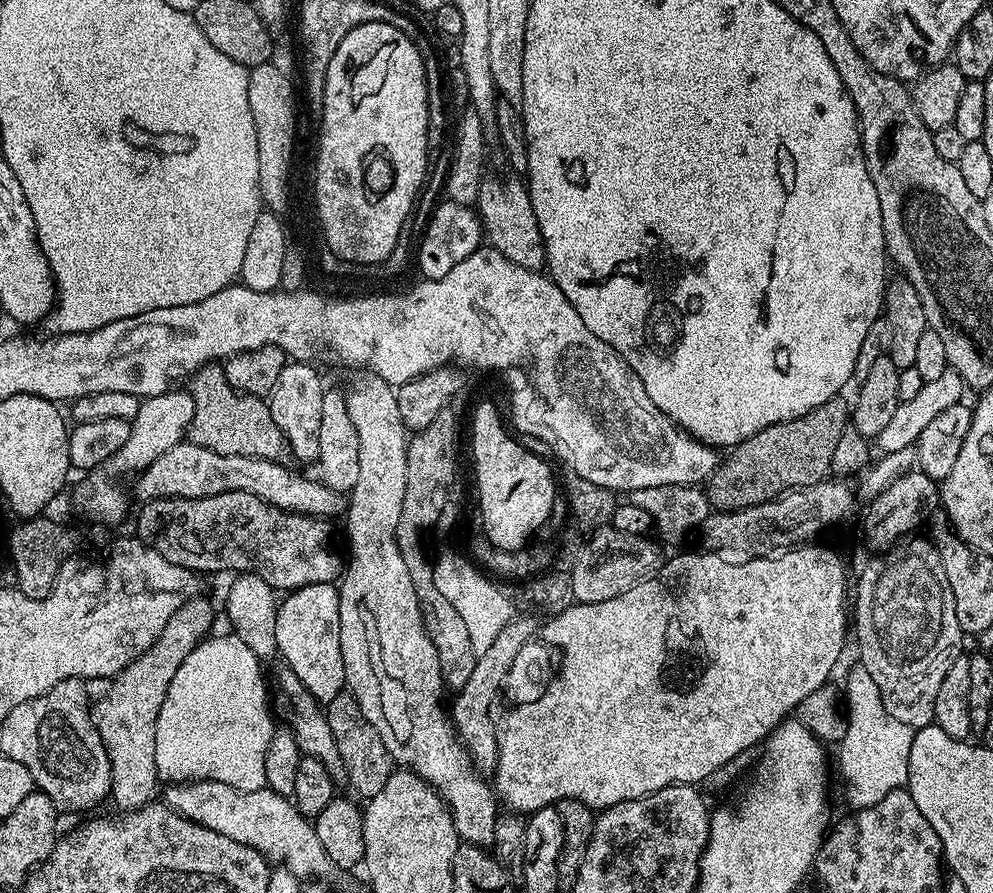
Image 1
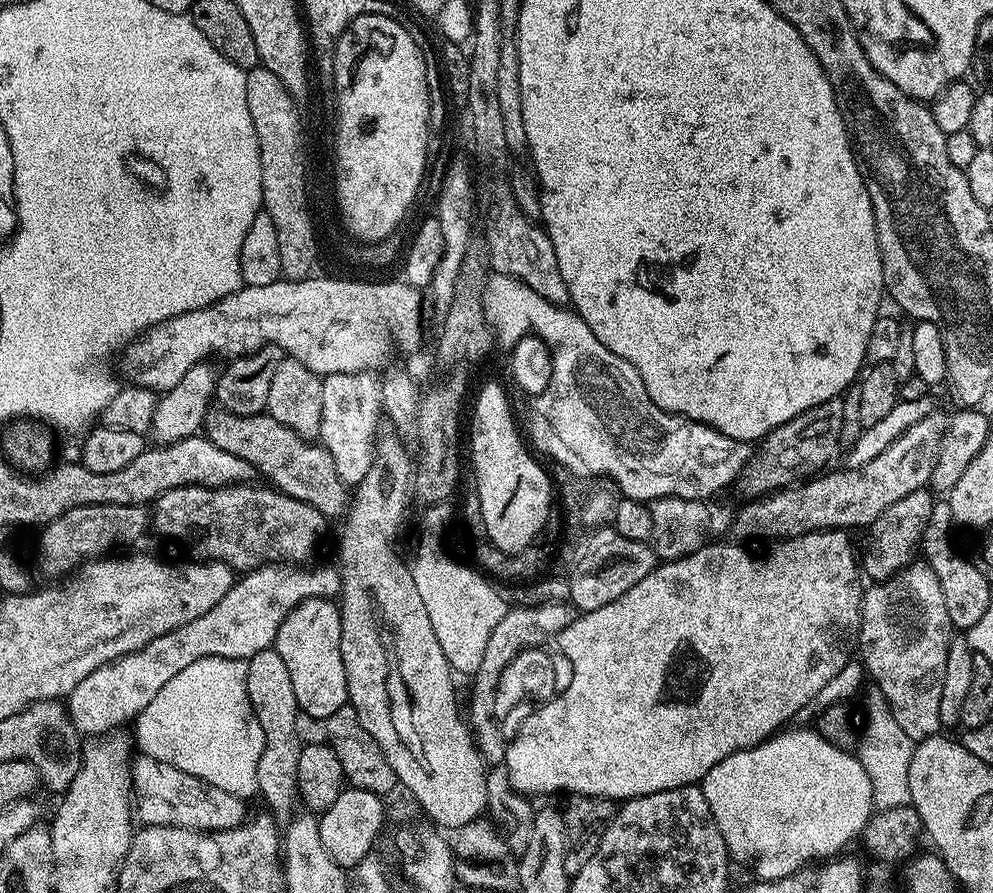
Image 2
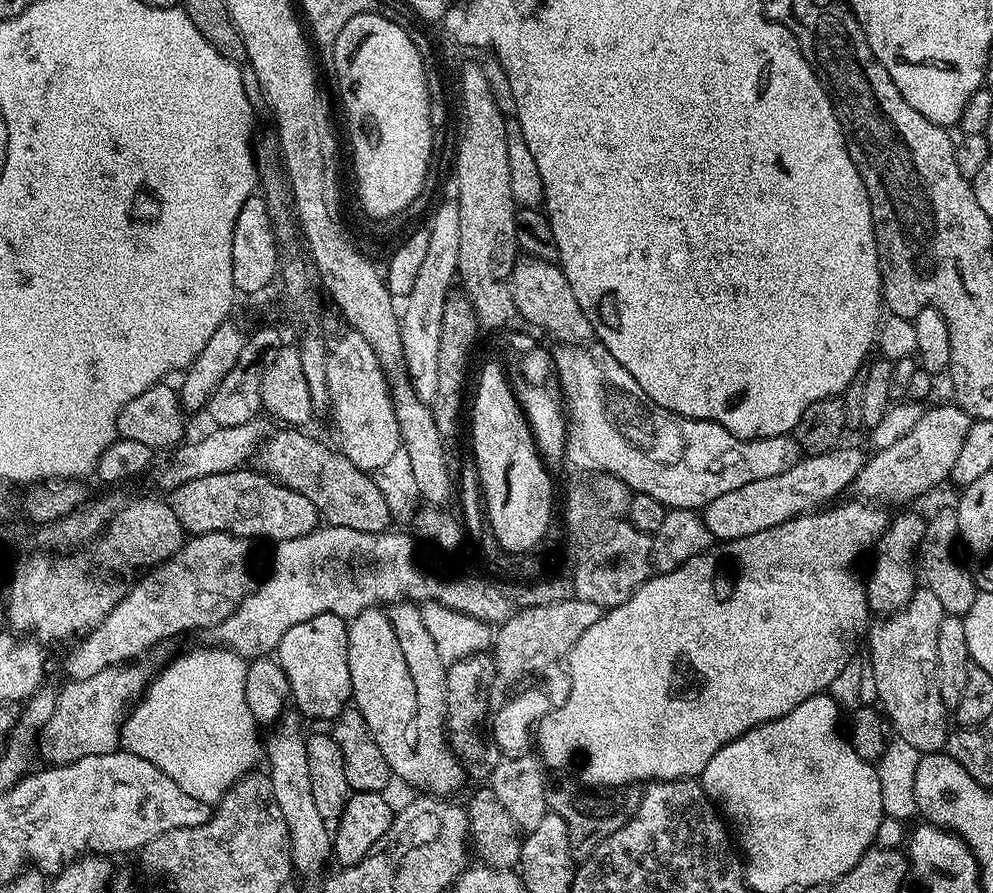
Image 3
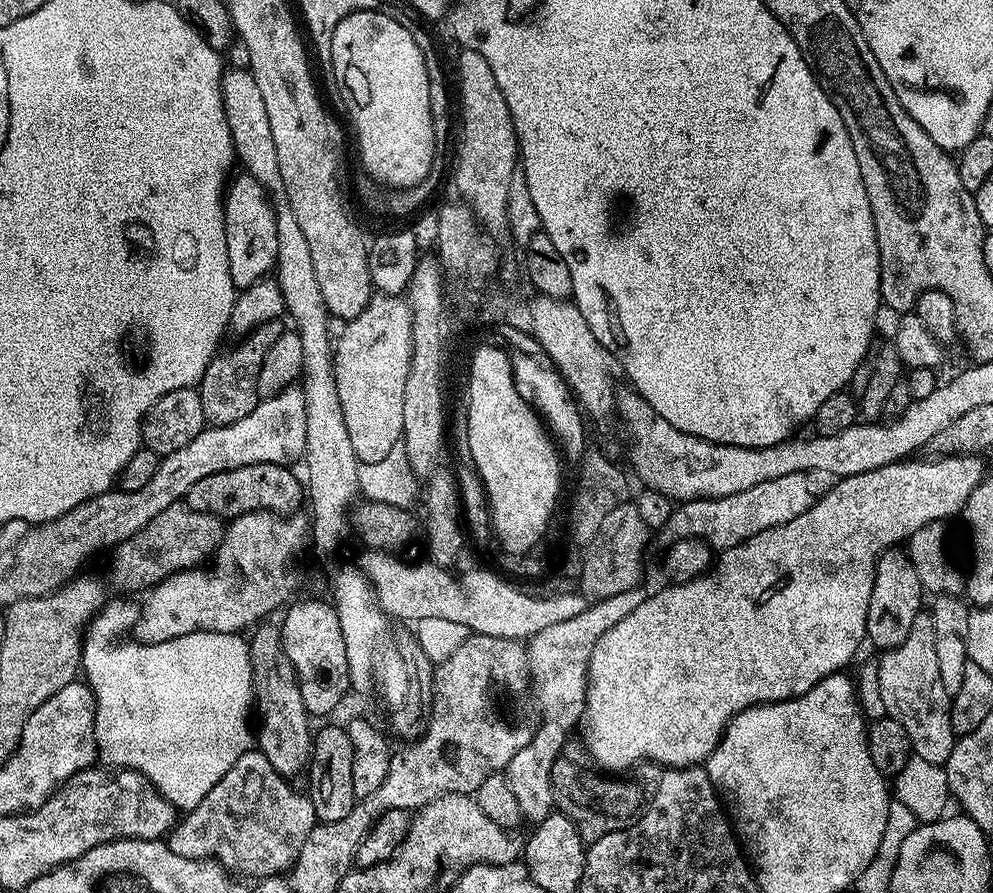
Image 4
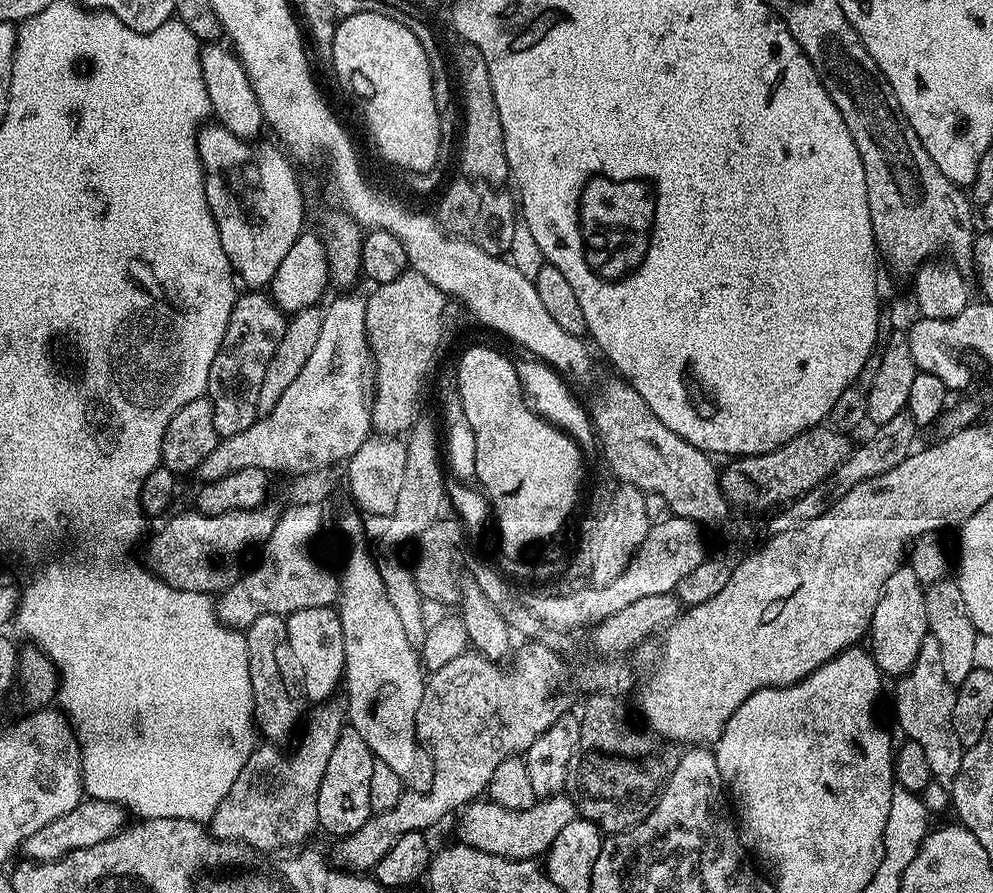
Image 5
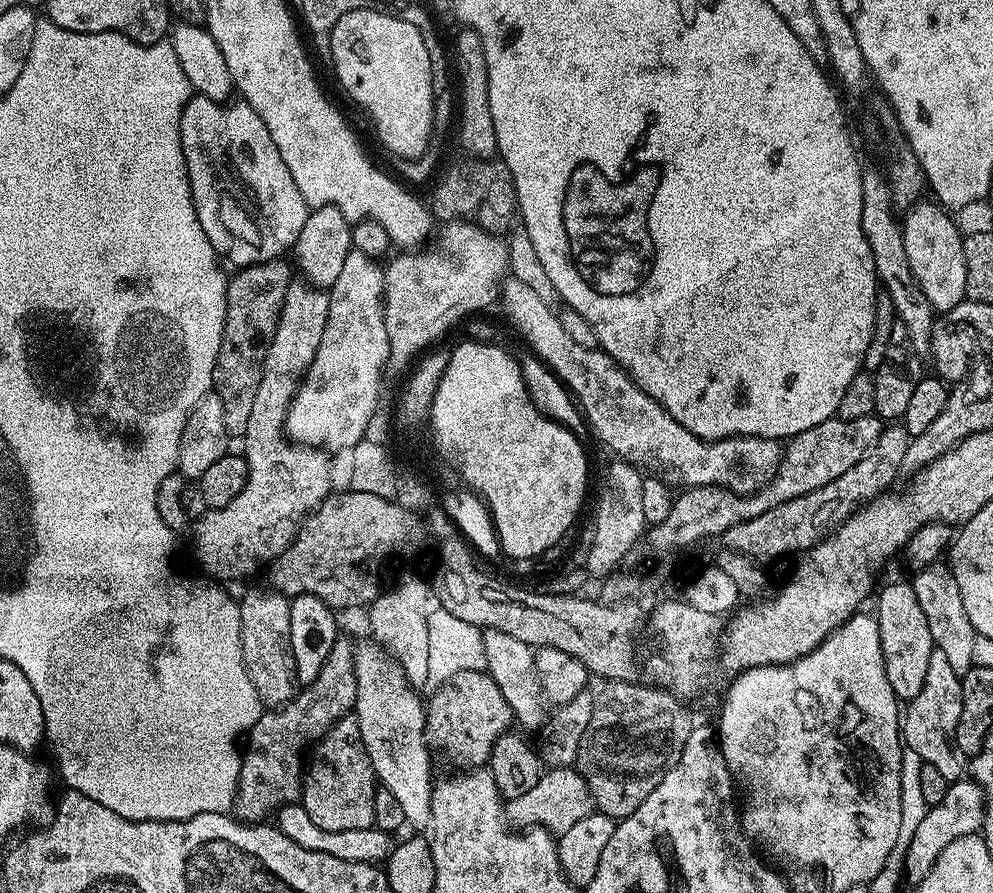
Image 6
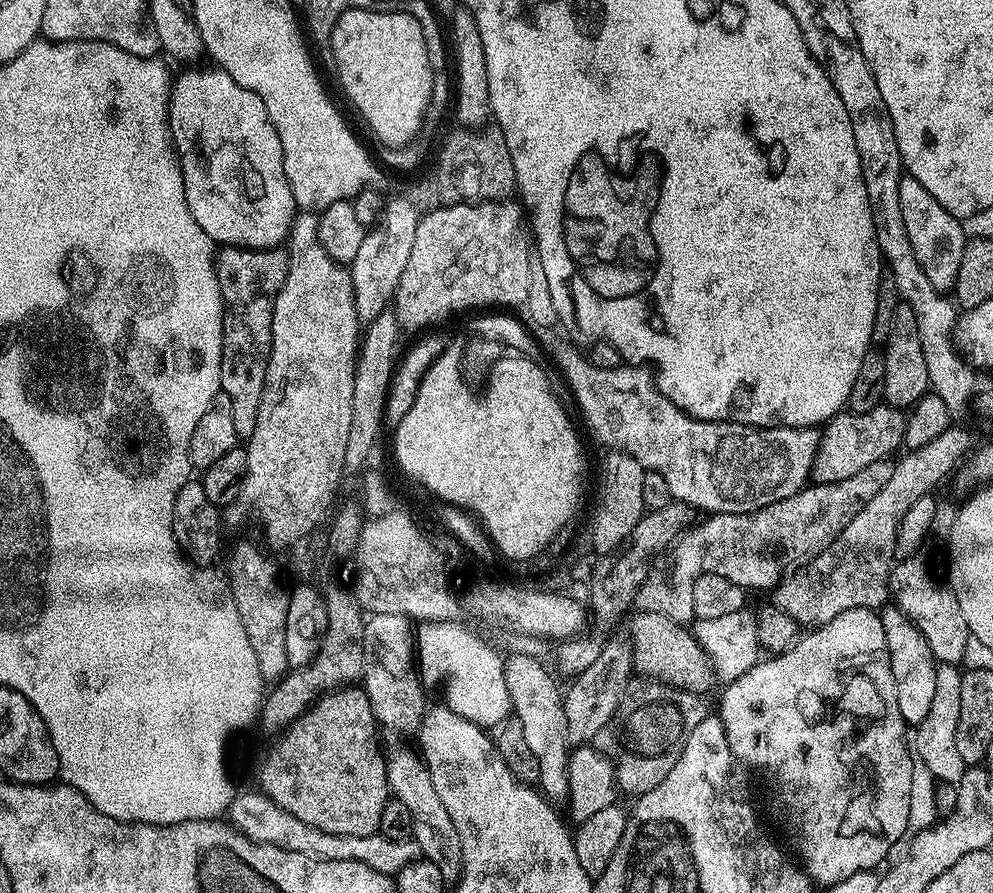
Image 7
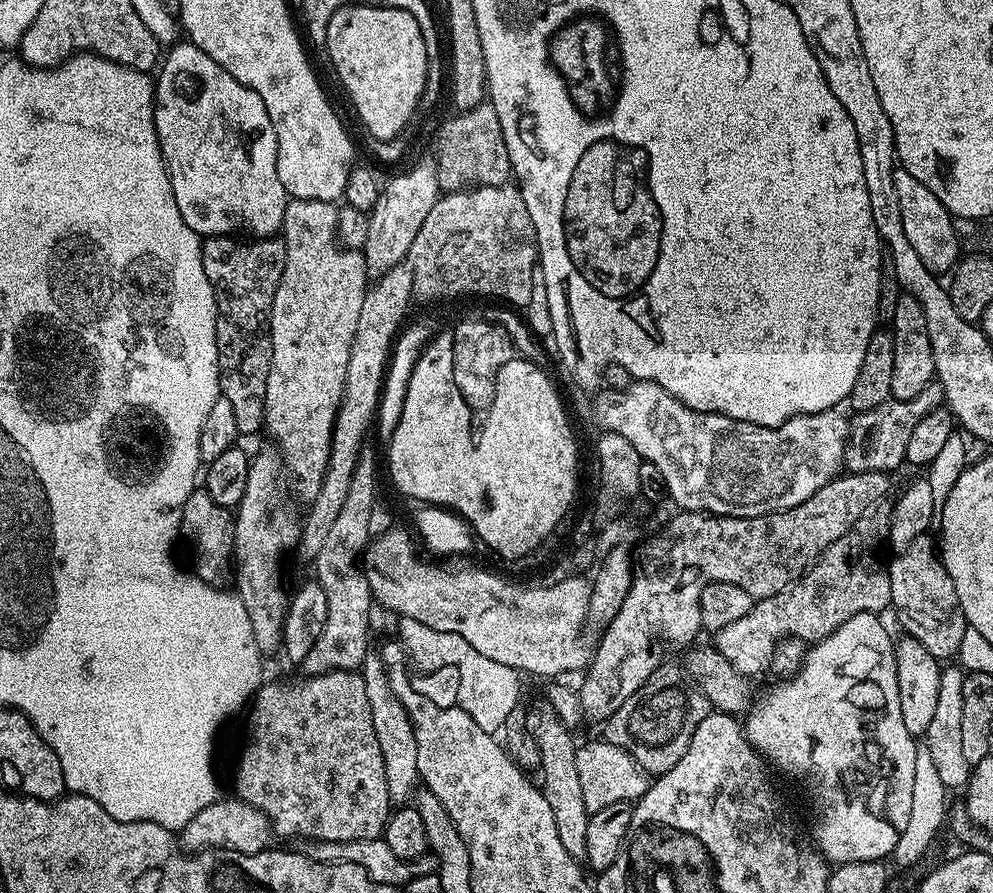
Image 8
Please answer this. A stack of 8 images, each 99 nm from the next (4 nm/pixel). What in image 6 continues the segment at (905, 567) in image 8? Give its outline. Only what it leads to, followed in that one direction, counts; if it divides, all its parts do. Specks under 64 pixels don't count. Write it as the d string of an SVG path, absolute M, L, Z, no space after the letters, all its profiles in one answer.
M937 562L915 573L910 580L914 594L926 613L926 623L930 625L930 638L935 648L946 653L951 668L958 673L966 673L974 666L974 642L976 631L970 626L970 617L966 615L966 606L962 603L962 594L958 591L958 582L947 563Z

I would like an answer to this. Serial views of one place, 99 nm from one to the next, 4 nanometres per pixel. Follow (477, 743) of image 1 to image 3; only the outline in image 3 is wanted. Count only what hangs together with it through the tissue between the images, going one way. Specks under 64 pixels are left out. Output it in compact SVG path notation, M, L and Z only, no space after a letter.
M572 599L554 602L548 606L534 606L513 611L494 632L494 659L496 676L493 678L491 699L503 701L509 695L512 680L508 676L524 676L539 668L548 668L555 660L563 661L572 651L578 638L594 626L602 615L602 610L594 602Z

